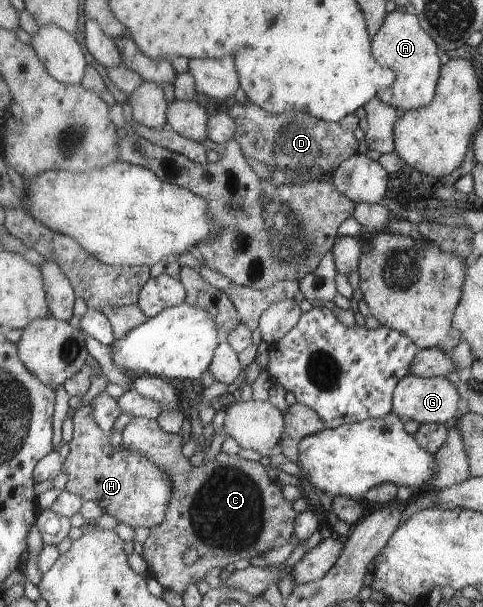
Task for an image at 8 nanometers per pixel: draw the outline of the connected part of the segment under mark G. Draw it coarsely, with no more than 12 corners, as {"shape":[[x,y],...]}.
{"shape":[[410,373],[393,394],[403,420],[448,424],[459,394],[447,377]]}

